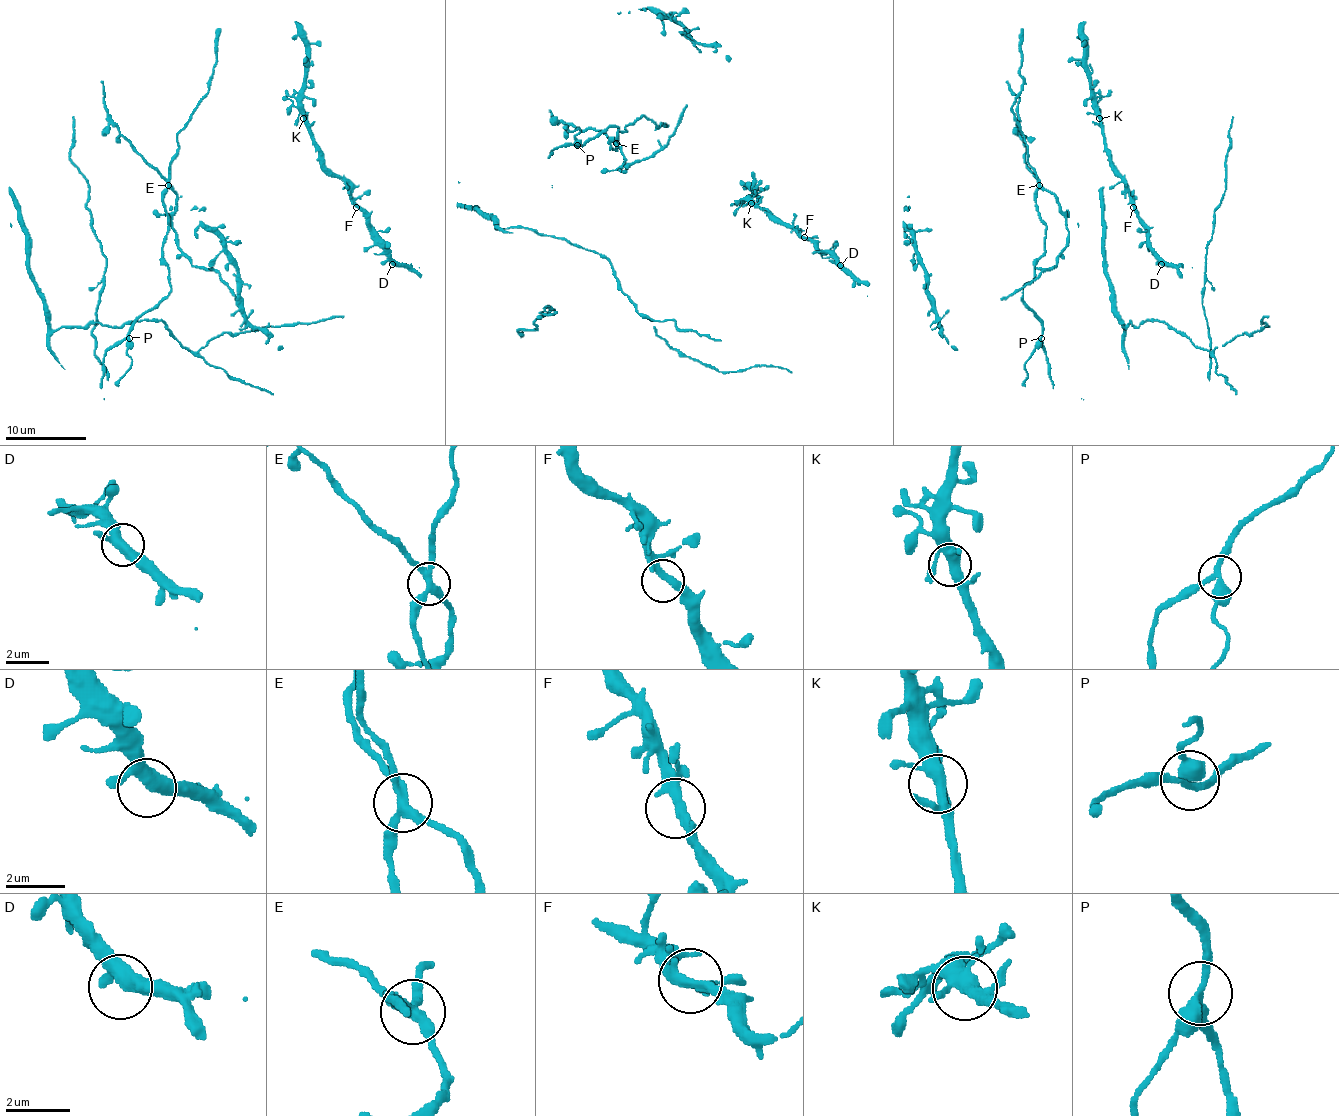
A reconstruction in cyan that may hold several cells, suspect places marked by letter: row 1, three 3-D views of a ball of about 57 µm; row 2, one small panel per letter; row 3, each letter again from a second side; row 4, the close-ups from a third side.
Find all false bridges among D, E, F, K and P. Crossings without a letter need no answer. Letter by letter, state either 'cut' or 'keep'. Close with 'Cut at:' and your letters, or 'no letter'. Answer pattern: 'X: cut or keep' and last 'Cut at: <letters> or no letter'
D: keep
E: cut
F: keep
K: keep
P: cut
Cut at: E, P

